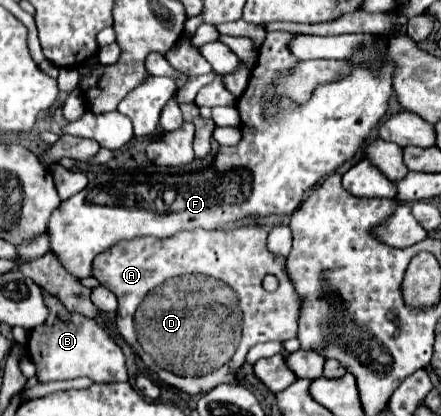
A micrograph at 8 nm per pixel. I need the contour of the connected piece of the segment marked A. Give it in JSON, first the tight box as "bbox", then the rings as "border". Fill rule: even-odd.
{"bbox":[92,225,300,395],"border":[[[238,225],[228,229],[216,229],[216,231],[178,231],[176,235],[168,239],[152,239],[152,235],[130,239],[124,243],[116,243],[116,247],[104,251],[104,255],[96,257],[96,263],[92,263],[92,277],[98,279],[100,285],[108,287],[118,297],[118,331],[124,337],[124,341],[136,351],[136,355],[144,361],[144,365],[154,371],[164,383],[168,383],[174,389],[180,389],[188,395],[204,395],[212,391],[212,387],[220,383],[236,383],[240,367],[246,363],[246,353],[256,343],[264,341],[288,341],[296,337],[298,333],[298,317],[300,317],[300,295],[296,295],[296,289],[292,287],[292,281],[286,273],[286,257],[274,255],[266,247],[268,231],[262,225]],[[184,273],[202,273],[210,275],[214,279],[220,279],[228,283],[240,299],[240,309],[244,315],[244,329],[240,345],[234,353],[234,357],[222,365],[218,371],[200,375],[200,377],[182,377],[172,375],[170,371],[164,371],[140,351],[140,343],[136,339],[134,321],[130,321],[136,313],[136,307],[144,301],[144,297],[166,279],[184,275]],[[266,275],[278,277],[278,289],[274,293],[268,293],[262,287],[262,279]]]}

